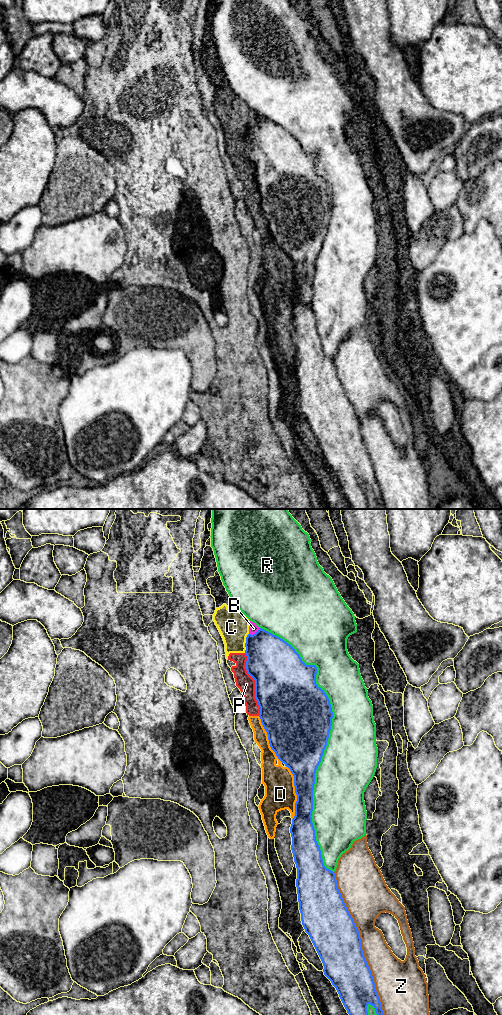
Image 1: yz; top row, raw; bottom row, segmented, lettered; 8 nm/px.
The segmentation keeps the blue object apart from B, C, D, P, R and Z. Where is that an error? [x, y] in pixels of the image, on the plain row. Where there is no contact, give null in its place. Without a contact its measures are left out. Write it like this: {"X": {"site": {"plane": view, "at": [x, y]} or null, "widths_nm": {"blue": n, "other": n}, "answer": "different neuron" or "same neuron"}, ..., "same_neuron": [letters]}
{"B": {"site": {"plane": "yz", "at": [255, 121]}, "widths_nm": {"blue": 380, "other": 80}, "answer": "different neuron"}, "C": {"site": {"plane": "yz", "at": [245, 131]}, "widths_nm": {"blue": 380, "other": 240}, "answer": "different neuron"}, "D": {"site": {"plane": "yz", "at": [295, 280]}, "widths_nm": {"blue": 240, "other": 240}, "answer": "different neuron"}, "P": {"site": {"plane": "yz", "at": [255, 172]}, "widths_nm": {"blue": 500, "other": 140}, "answer": "different neuron"}, "R": {"site": {"plane": "yz", "at": [327, 228]}, "widths_nm": {"blue": 500, "other": 440}, "answer": "different neuron"}, "Z": {"site": {"plane": "yz", "at": [361, 434]}, "widths_nm": {"blue": 380, "other": 240}, "answer": "different neuron"}, "same_neuron": []}

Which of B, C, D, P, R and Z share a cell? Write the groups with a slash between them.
B C D P / R / Z

